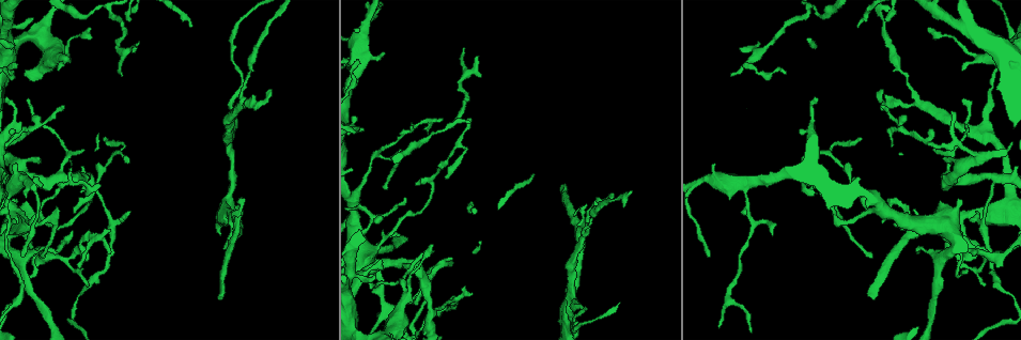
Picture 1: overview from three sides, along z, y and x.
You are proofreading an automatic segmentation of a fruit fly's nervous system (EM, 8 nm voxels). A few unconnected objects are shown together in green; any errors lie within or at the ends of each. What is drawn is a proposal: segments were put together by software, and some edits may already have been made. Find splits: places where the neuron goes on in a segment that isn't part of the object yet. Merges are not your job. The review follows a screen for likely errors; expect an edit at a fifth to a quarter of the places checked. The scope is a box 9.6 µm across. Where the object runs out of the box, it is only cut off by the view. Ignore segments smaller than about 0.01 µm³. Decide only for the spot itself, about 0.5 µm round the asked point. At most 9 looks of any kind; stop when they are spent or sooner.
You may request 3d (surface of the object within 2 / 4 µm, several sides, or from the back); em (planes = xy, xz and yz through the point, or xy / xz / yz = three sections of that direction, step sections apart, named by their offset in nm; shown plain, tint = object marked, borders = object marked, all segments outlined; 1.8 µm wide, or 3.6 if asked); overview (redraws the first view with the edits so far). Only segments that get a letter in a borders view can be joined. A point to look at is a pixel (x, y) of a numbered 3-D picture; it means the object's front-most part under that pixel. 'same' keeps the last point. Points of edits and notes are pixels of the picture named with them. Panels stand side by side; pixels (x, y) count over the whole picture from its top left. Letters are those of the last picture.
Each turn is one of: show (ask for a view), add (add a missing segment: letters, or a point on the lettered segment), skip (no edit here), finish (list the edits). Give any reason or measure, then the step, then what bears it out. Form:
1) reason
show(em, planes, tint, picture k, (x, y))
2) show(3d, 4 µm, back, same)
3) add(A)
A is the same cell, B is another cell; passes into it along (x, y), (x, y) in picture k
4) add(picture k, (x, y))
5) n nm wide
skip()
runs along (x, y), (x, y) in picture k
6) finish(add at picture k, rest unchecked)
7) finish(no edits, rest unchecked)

an open end
show(em, xz, step 4, borders, picture 1, (876, 297))

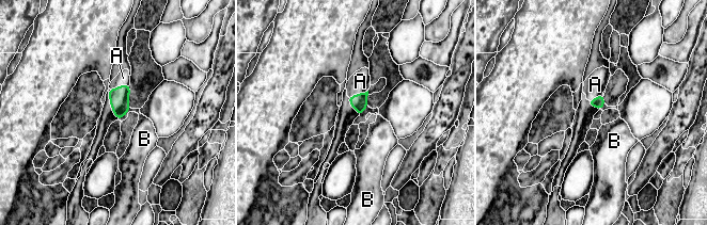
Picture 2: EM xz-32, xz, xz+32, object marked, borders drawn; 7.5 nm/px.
add(A)
A is the same cell, B is another cell; passes into it along (119, 97), (119, 85), (123, 78) in picture 2; it goes on there

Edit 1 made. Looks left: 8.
tapers out
show(em, 3.6 µm, planes, borders, picture 1, (573, 214))

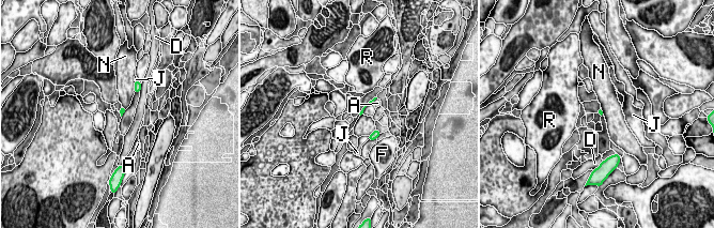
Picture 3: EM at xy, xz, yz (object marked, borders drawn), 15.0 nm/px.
skip()
A, D, F, J, N and R are other cells; none of them fits

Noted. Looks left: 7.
thin end
show(3d, 2 µm, picture 1, (976, 243))

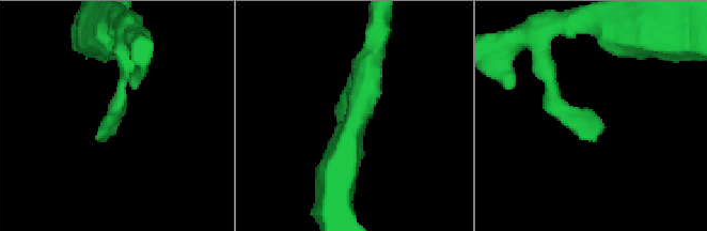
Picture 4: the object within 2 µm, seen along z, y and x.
show(em, planes, borders, picture 4, (598, 134))

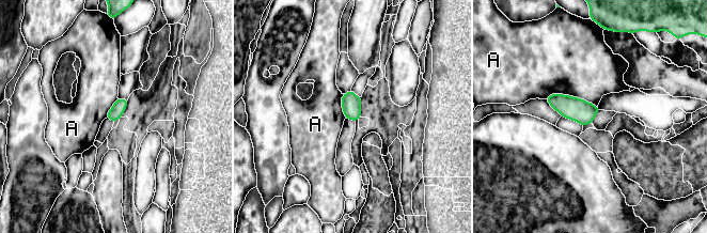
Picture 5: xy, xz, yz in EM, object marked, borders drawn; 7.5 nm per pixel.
A touches over 400 nm
skip()
A is another cell; no lettered segment goes on from it

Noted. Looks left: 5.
branch stops here
show(3d, 4 µm, picture 1, (960, 199))

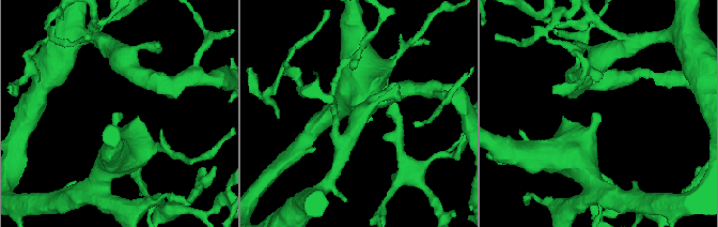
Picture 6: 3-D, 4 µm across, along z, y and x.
show(em, planes, borders, picture 6, (600, 119))

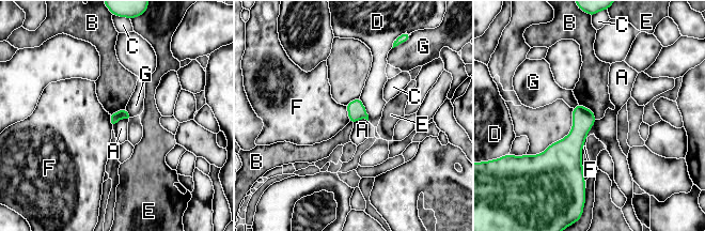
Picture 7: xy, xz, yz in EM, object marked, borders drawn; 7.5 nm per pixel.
skip()
A, B, C, D, E, F and G are other cells; no lettered segment goes on from it

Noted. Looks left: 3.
finish(add at picture 2, rest unchecked)

